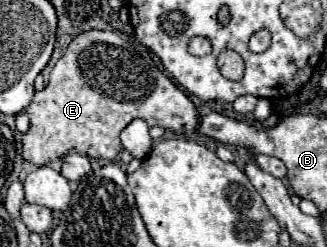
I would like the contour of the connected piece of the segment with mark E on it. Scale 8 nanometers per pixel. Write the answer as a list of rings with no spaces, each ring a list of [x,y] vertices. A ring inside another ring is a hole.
[[[87,31],[77,35],[67,47],[65,55],[55,63],[51,71],[51,79],[47,87],[35,93],[31,105],[27,107],[27,115],[31,119],[29,131],[23,135],[23,157],[33,165],[45,165],[49,161],[57,161],[69,151],[77,151],[91,159],[117,159],[121,151],[119,133],[133,121],[143,119],[149,127],[159,125],[171,131],[191,133],[197,131],[201,115],[193,101],[181,91],[173,81],[155,65],[145,61],[125,39],[125,35],[117,31]]]

